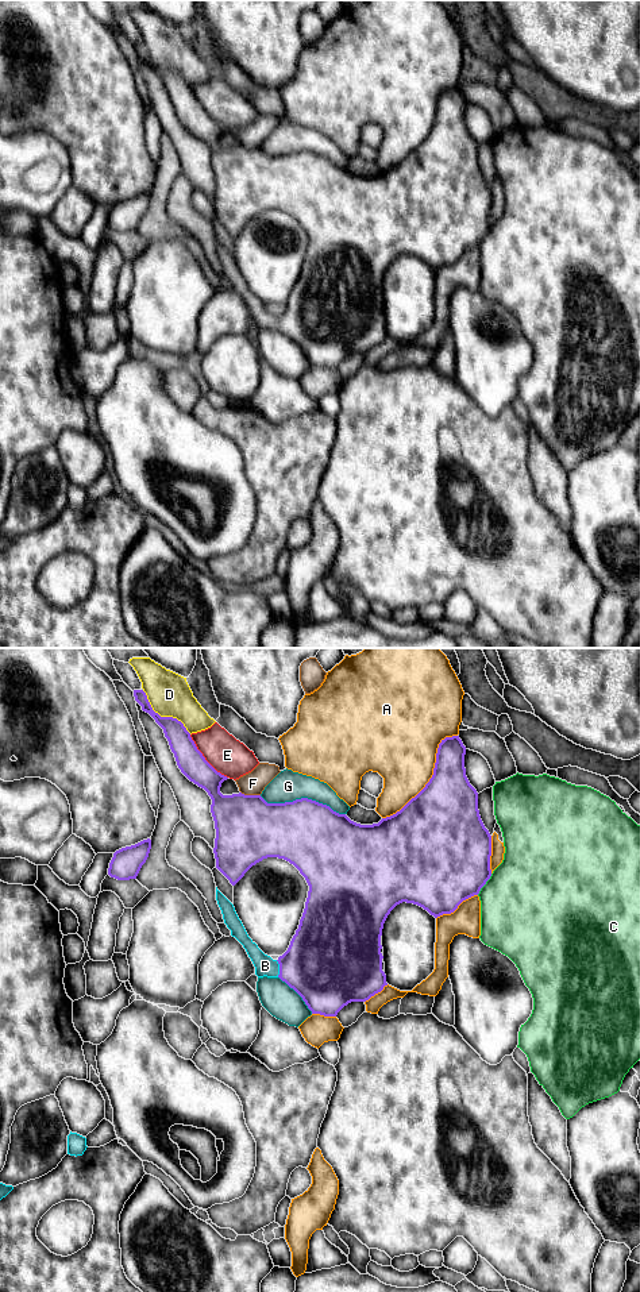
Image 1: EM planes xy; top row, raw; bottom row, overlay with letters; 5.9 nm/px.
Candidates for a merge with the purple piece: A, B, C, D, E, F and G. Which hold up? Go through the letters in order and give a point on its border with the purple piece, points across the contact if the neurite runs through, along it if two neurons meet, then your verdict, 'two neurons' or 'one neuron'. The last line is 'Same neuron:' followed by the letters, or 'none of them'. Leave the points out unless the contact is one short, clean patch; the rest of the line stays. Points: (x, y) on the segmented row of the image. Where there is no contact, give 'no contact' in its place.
A: contact xy (431, 778); two neurons
B: contact xy (280, 968); two neurons
C: contact xy (485, 883); two neurons
D: contact xy (164, 717); two neurons
E: contact xy (204, 758); two neurons
F: contact xy (250, 795); two neurons
G: contact xy (303, 798); two neurons
Same neuron: none of them

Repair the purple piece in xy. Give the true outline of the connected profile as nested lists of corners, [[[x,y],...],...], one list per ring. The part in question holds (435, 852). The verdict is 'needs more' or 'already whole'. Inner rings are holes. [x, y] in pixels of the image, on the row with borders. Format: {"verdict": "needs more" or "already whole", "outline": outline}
{"verdict": "already whole", "outline": [[[134,690],[134,697],[142,710],[163,729],[181,772],[211,797],[216,829],[216,868],[230,883],[235,886],[252,865],[267,857],[289,861],[305,878],[309,891],[298,929],[288,950],[277,961],[278,977],[302,998],[312,1014],[336,1017],[348,1003],[366,1002],[388,986],[382,971],[381,936],[388,915],[397,905],[413,903],[437,918],[454,913],[463,900],[478,895],[490,879],[491,836],[479,815],[478,792],[466,776],[466,747],[459,736],[442,740],[432,778],[400,811],[378,824],[361,825],[308,798],[267,803],[261,795],[223,795],[220,787],[228,778],[205,760],[184,724],[155,713],[143,690]]]}

